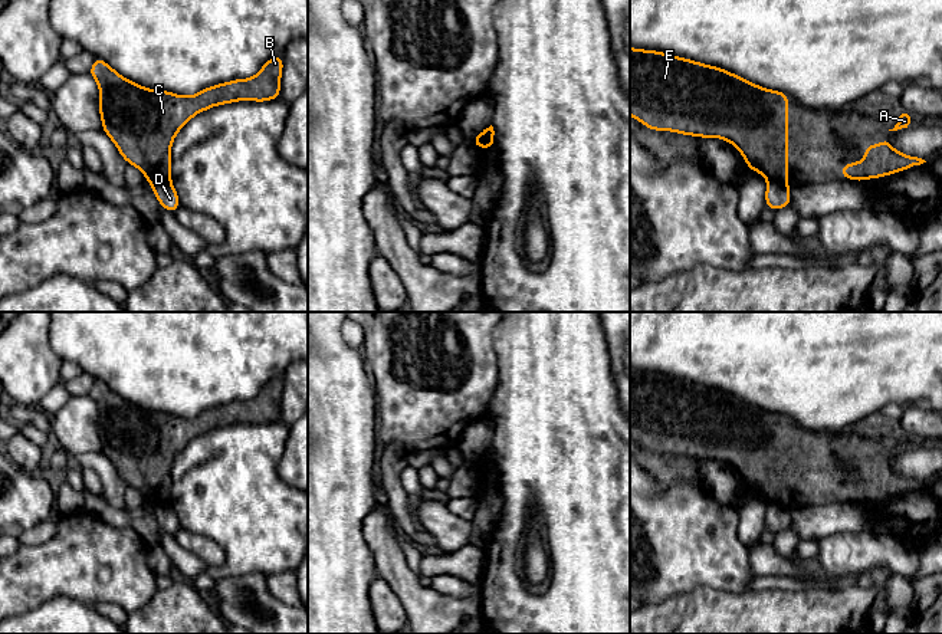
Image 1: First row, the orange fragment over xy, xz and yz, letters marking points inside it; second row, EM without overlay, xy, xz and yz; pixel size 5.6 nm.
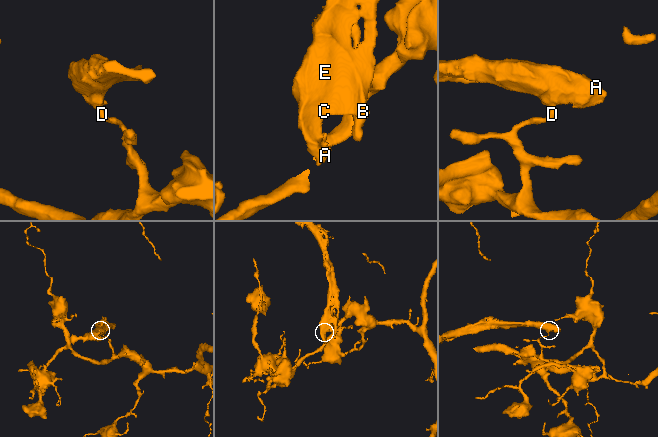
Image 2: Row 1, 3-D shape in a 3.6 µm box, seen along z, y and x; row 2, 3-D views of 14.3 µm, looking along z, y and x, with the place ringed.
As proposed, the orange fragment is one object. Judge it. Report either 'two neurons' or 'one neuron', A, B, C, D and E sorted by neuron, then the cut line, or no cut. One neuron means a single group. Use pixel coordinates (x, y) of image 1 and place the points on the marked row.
two neurons; groups A B C E / D; cut yz (768, 178), (787, 186)

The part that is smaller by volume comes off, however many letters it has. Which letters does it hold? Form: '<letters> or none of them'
A, B, C, E

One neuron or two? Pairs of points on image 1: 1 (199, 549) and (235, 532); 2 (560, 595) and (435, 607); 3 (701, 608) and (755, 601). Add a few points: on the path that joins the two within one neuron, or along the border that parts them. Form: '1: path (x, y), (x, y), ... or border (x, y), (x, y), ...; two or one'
1: border (183, 529), (213, 539), (220, 547), (225, 562); two
2: border (478, 591), (481, 614); two
3: path (714, 608), (742, 608); one

